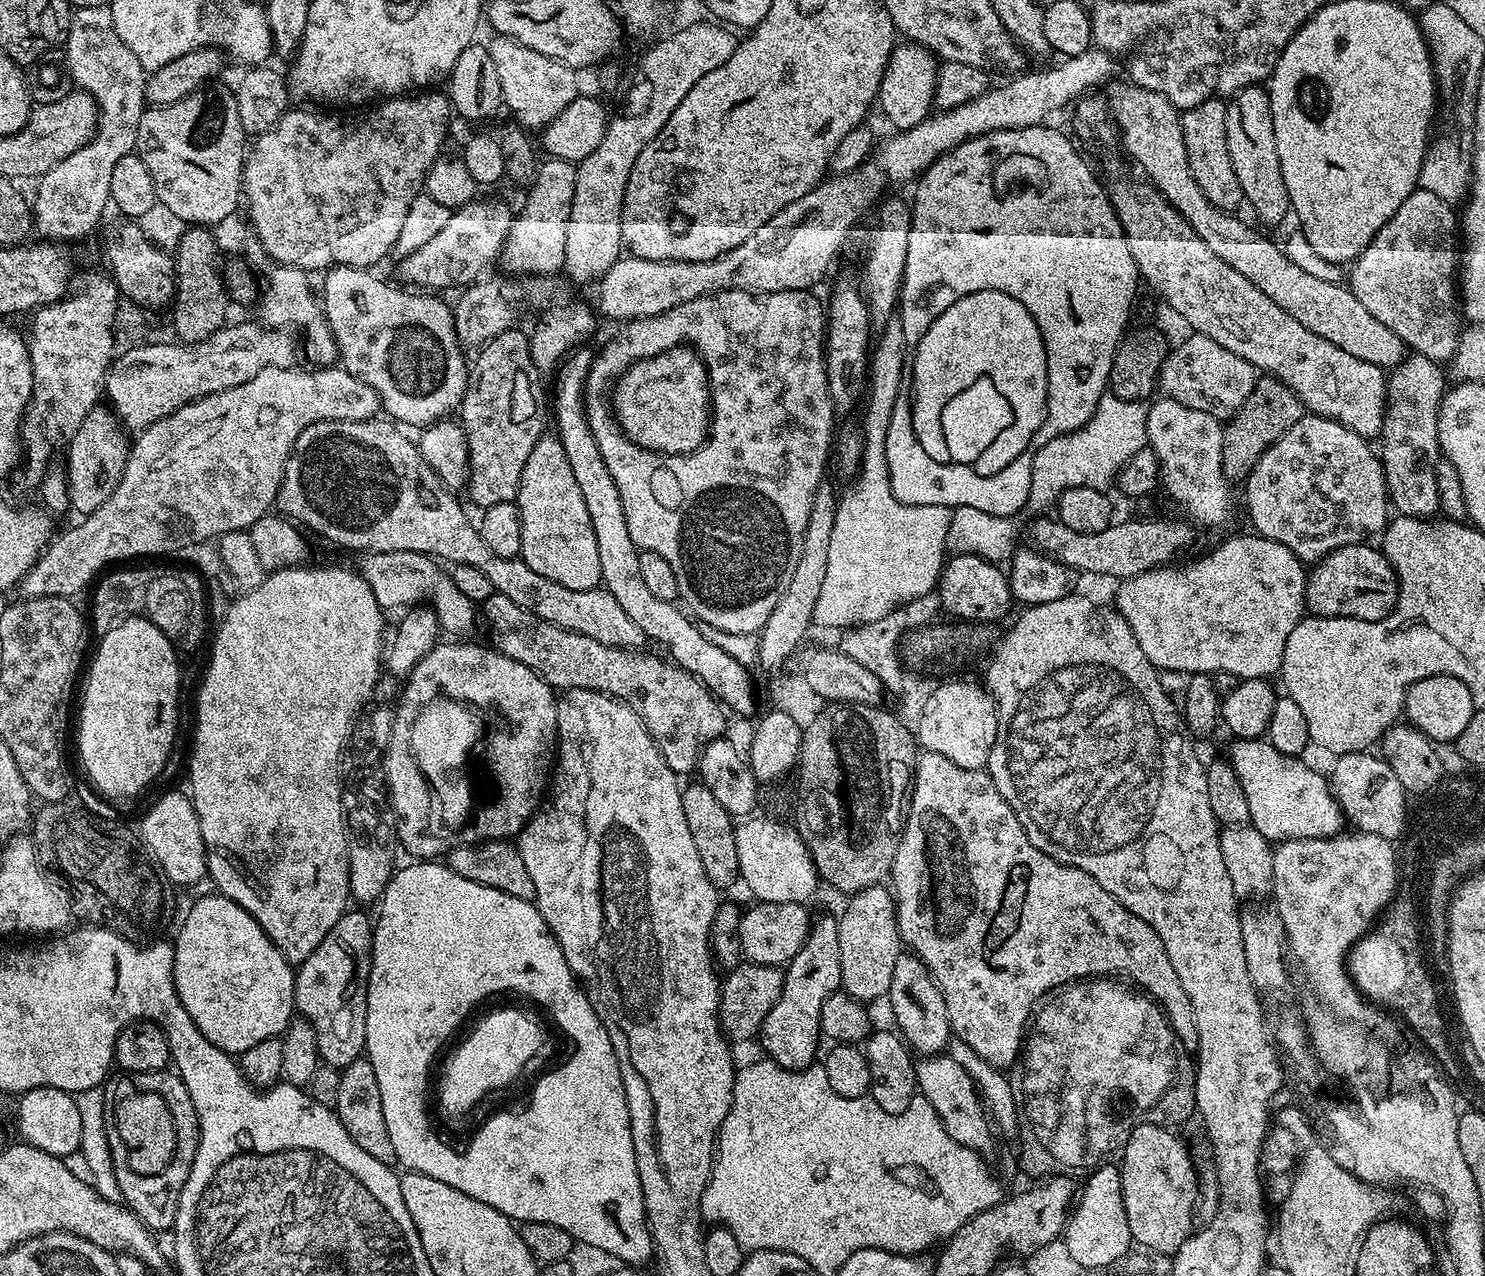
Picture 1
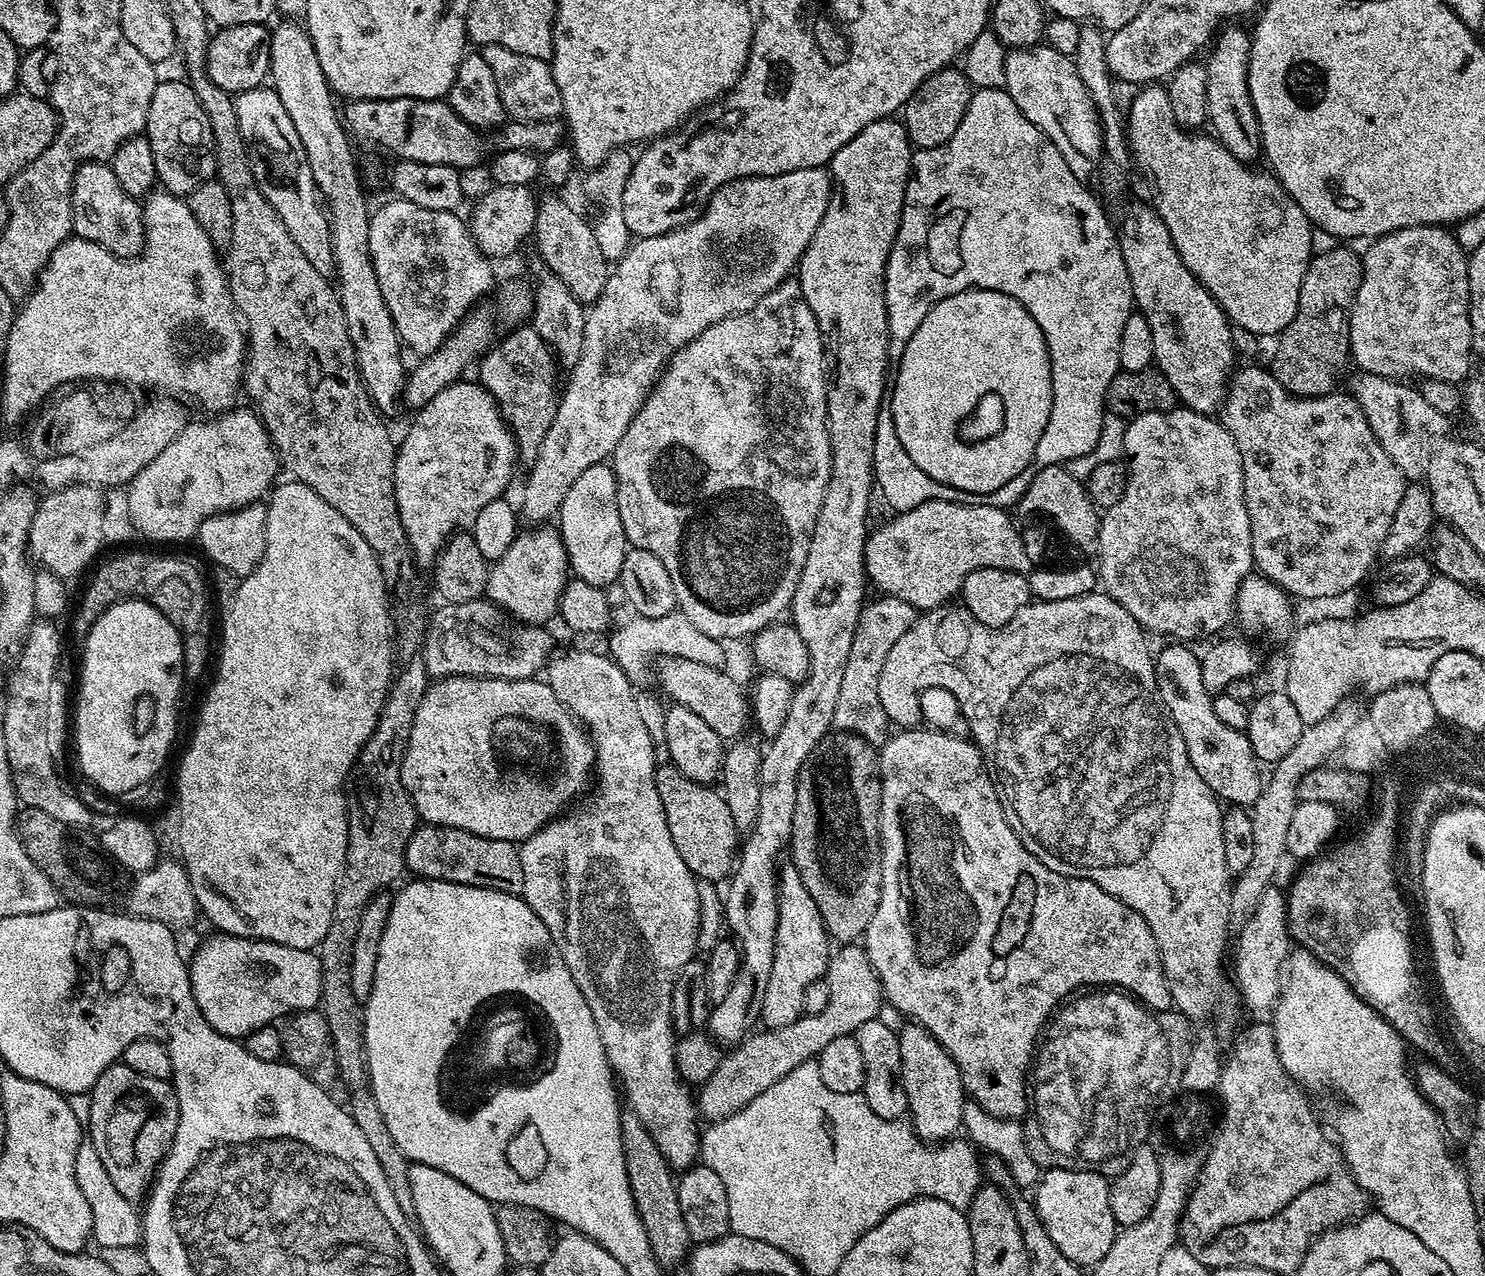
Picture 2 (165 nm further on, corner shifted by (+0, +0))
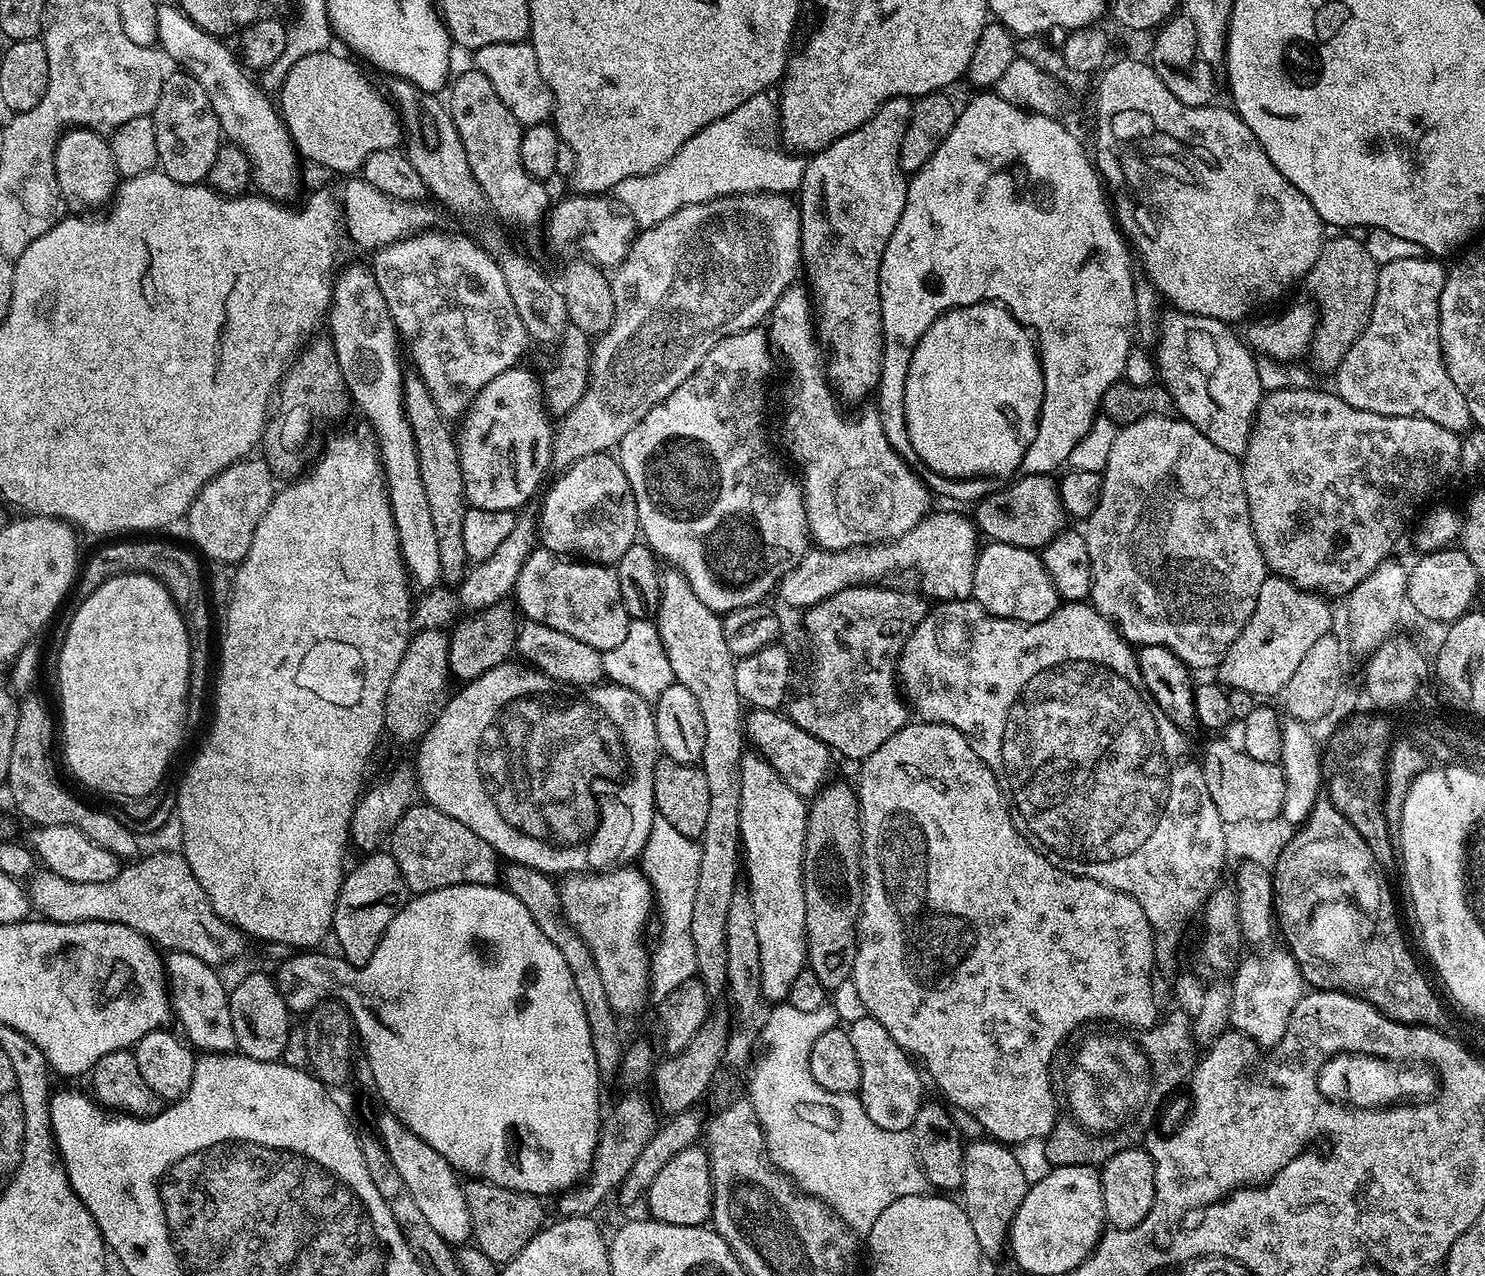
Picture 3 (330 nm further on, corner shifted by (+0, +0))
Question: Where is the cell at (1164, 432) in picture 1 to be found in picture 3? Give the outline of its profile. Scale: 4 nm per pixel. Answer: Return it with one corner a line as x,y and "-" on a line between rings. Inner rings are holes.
1147,416
1117,431
1102,475
1102,498
1082,528
1090,550
1092,607
1113,621
1129,644
1166,646
1189,669
1215,669
1254,614
1258,590
1270,575
1254,538
1241,461
1218,450
1190,422

